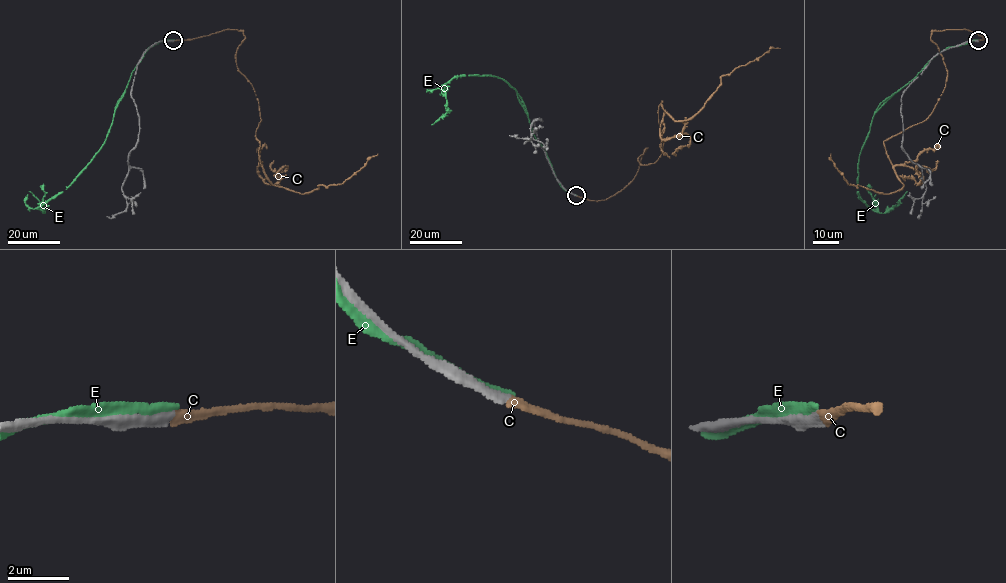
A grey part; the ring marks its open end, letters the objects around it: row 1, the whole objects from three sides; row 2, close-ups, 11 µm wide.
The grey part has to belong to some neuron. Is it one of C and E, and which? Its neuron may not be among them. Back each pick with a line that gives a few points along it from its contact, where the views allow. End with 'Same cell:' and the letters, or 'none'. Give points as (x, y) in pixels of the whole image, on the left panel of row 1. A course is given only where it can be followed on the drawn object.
C: Its course: (174, 40), (242, 30), (237, 67), (256, 95), (259, 159), (274, 185), (303, 193), (342, 184), (378, 154)
Same cell: C

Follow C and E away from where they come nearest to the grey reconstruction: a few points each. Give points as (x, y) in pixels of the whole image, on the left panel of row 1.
C: (174, 40), (242, 30), (237, 67), (256, 95), (259, 159), (274, 185), (303, 193), (342, 184), (378, 154)
E: (169, 40), (144, 52), (103, 145), (63, 191), (38, 207), (44, 213), (29, 191)

